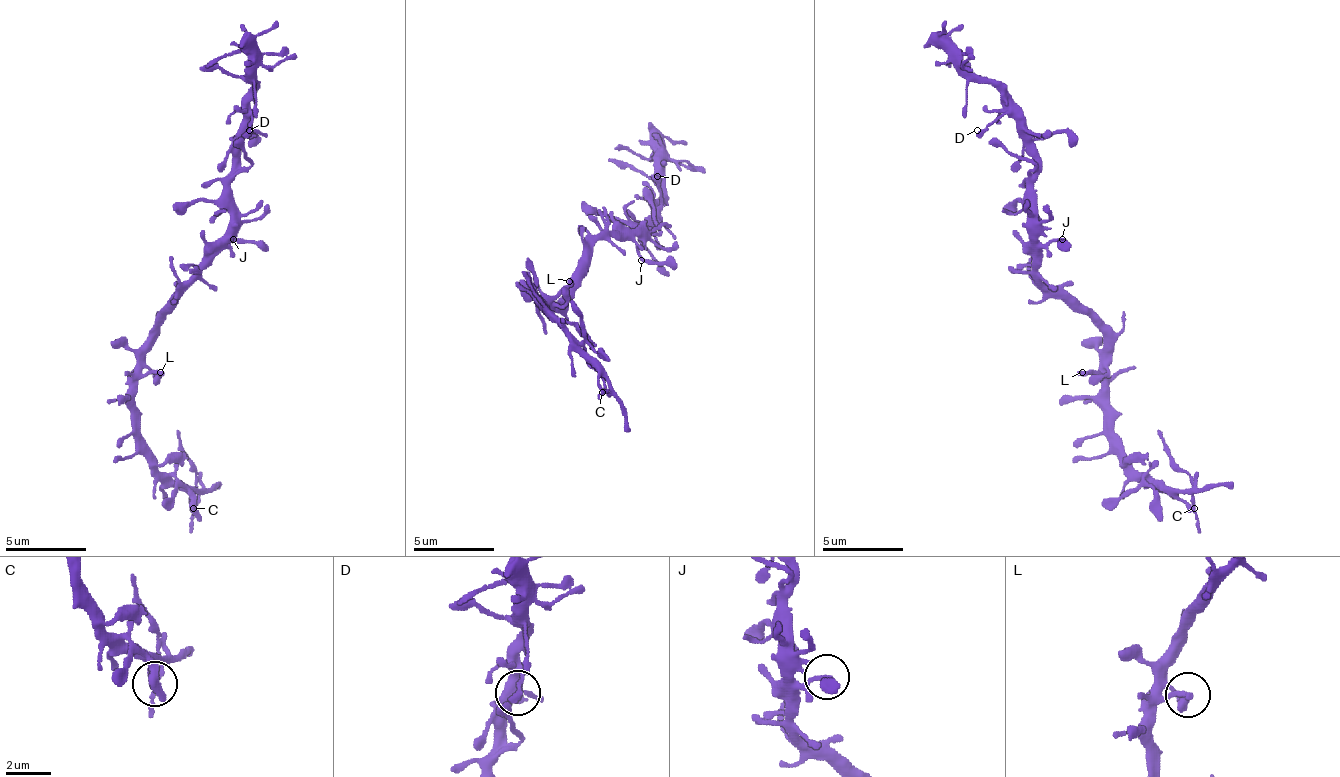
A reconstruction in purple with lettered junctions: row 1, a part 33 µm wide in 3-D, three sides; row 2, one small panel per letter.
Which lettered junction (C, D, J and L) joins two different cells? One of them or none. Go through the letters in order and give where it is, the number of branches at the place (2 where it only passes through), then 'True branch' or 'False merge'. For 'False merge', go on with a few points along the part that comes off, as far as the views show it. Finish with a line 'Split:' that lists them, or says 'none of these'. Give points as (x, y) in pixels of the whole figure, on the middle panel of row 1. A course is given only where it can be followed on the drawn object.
C: Place: (602, 392). Branches: 3. False merge. Course of the part to remove: (601, 393), (605, 389), (585, 357)
D: Place: (657, 176). Branches: 3. True branch
J: Place: (641, 260). Branches: 3. True branch
L: Place: (569, 281). Branches: 3. True branch
Split: C

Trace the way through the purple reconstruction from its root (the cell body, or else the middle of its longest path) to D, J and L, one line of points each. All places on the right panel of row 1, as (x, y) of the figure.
D: (1062, 300), (1038, 275), (1034, 138), (1005, 114), (997, 114), (981, 130), (977, 130)
J: (1062, 300), (1038, 271), (1038, 251), (1054, 239), (1062, 239)
L: (1062, 300), (1070, 300), (1102, 336), (1102, 368), (1098, 372), (1082, 372)

